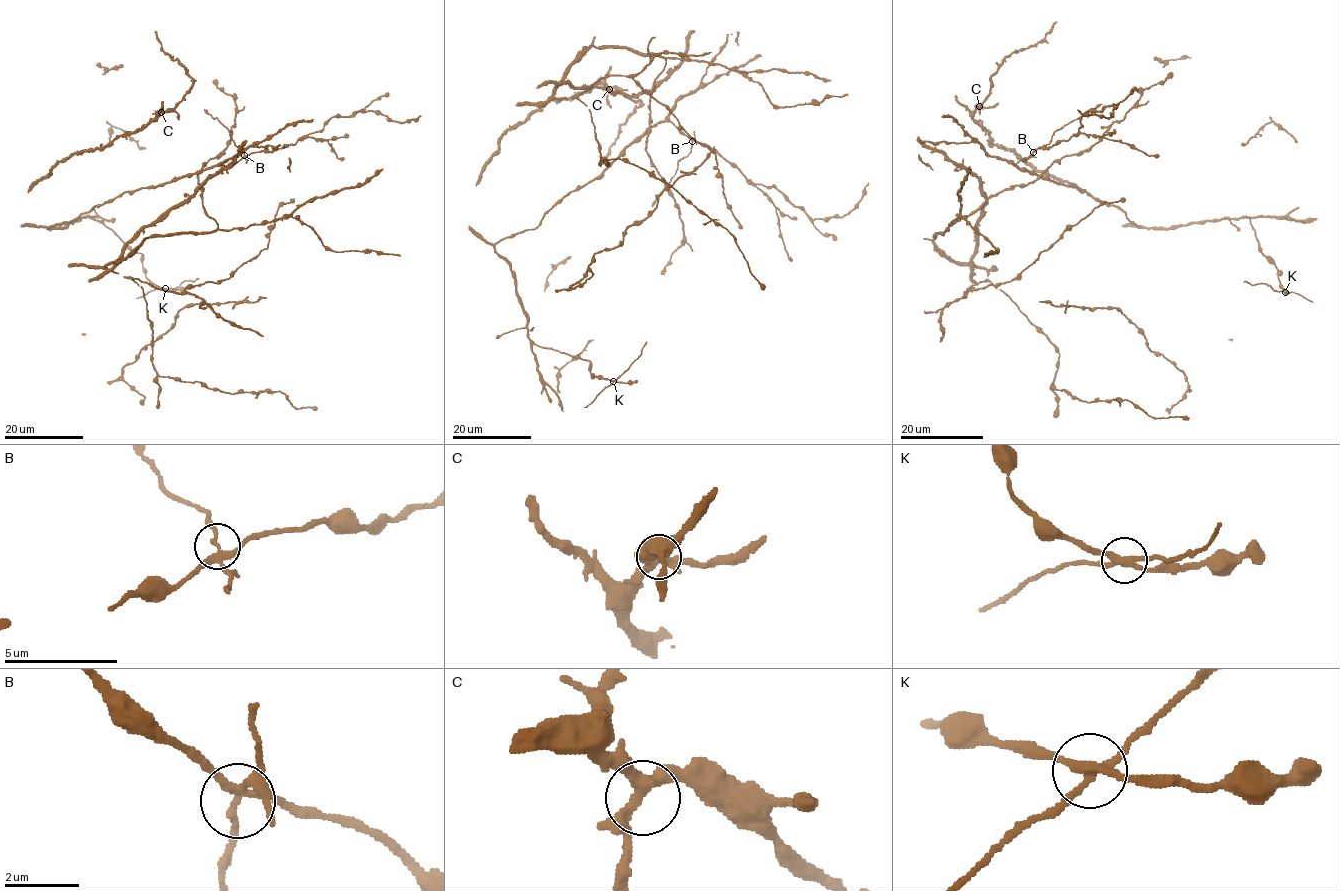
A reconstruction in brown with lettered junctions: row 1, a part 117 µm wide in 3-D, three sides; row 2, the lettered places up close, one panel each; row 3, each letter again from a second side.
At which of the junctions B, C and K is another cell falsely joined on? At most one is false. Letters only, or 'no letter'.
no letter

